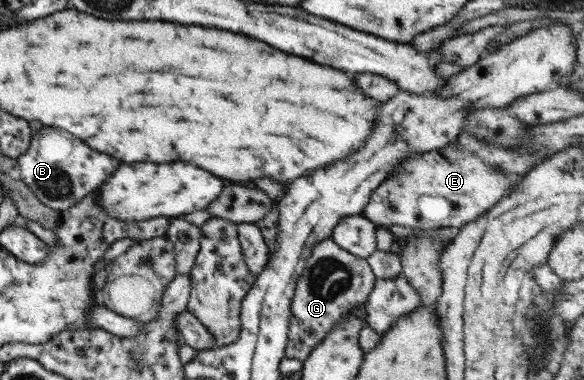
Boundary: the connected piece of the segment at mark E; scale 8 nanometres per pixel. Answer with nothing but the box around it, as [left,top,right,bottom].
[362,140,521,231]

